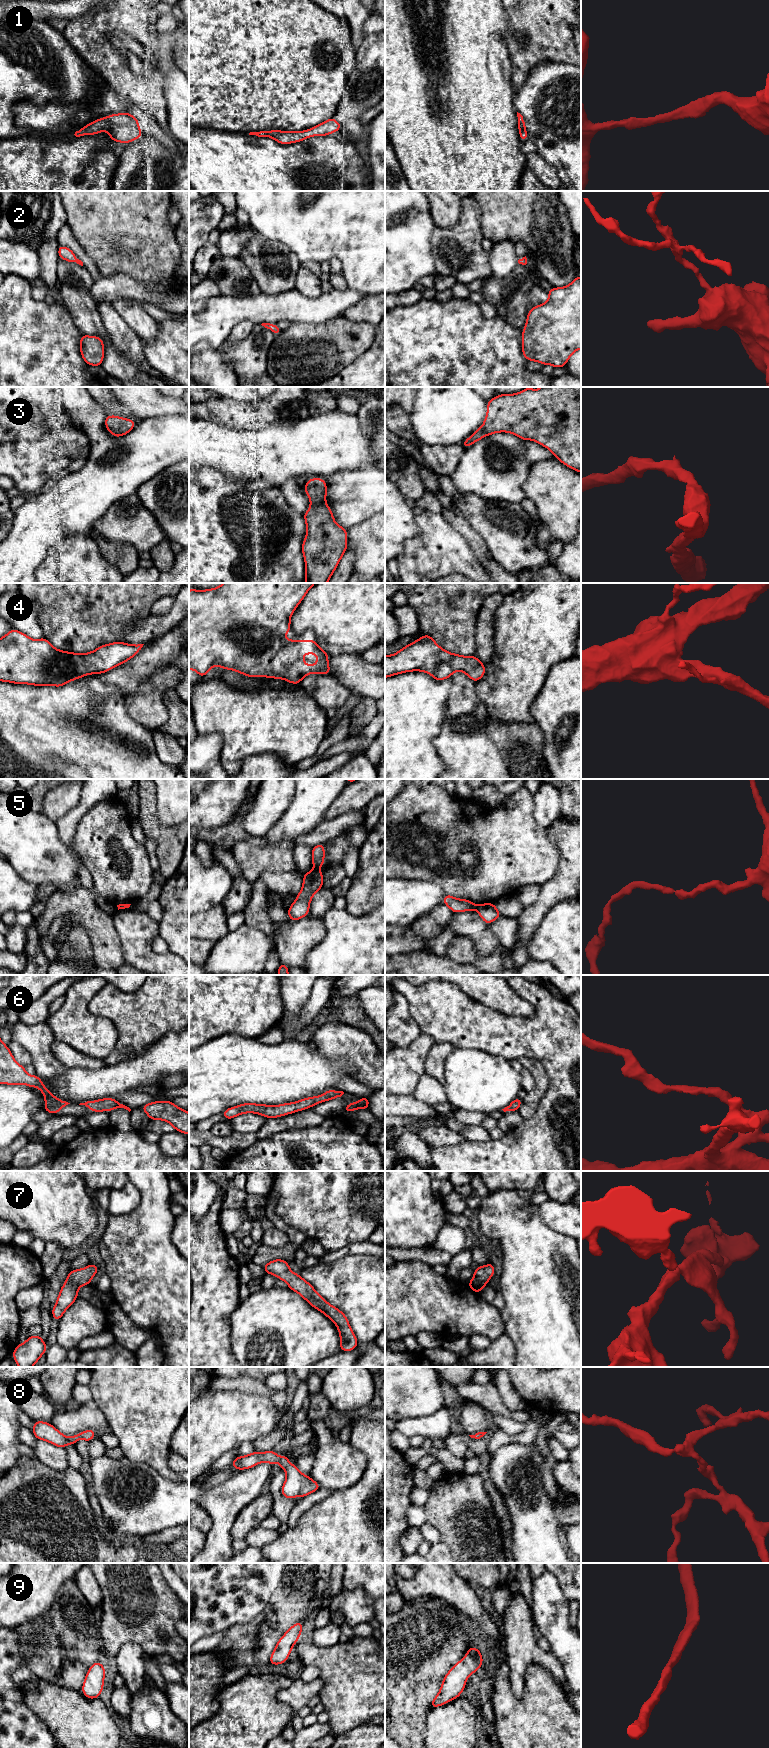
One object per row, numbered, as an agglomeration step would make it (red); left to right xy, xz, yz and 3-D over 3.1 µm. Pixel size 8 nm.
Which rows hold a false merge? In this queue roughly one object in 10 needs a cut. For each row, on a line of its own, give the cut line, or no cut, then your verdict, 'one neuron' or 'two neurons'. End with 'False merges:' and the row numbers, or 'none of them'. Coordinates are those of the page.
1: no cut | one neuron
2: no cut | one neuron
3: no cut | one neuron
4: no cut | one neuron
5: yz (477, 905), (475, 908) | two neurons
6: no cut | one neuron
7: no cut | one neuron
8: no cut | one neuron
9: no cut | one neuron
False merges: 5

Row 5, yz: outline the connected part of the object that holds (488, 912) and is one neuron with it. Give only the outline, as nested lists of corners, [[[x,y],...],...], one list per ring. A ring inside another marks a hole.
[[[490,902],[477,905],[476,910],[487,925],[501,917],[501,914],[497,910],[495,904]]]

